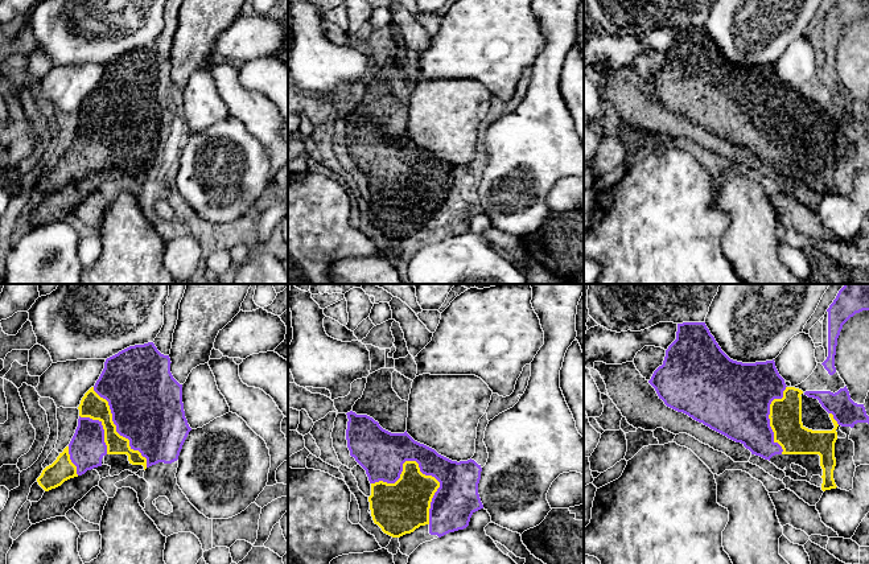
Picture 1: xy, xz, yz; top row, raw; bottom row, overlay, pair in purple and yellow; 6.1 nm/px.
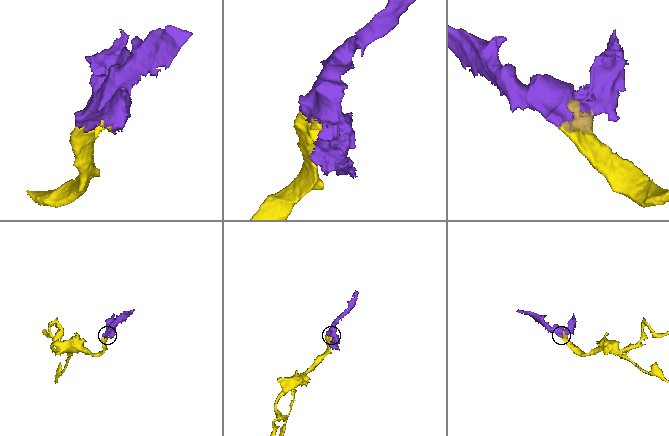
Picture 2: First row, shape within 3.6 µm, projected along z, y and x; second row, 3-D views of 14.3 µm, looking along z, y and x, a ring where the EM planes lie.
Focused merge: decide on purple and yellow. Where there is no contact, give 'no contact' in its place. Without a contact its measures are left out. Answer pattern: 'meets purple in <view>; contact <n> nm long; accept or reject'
meets purple in xz; contact 440 nm long; accept

